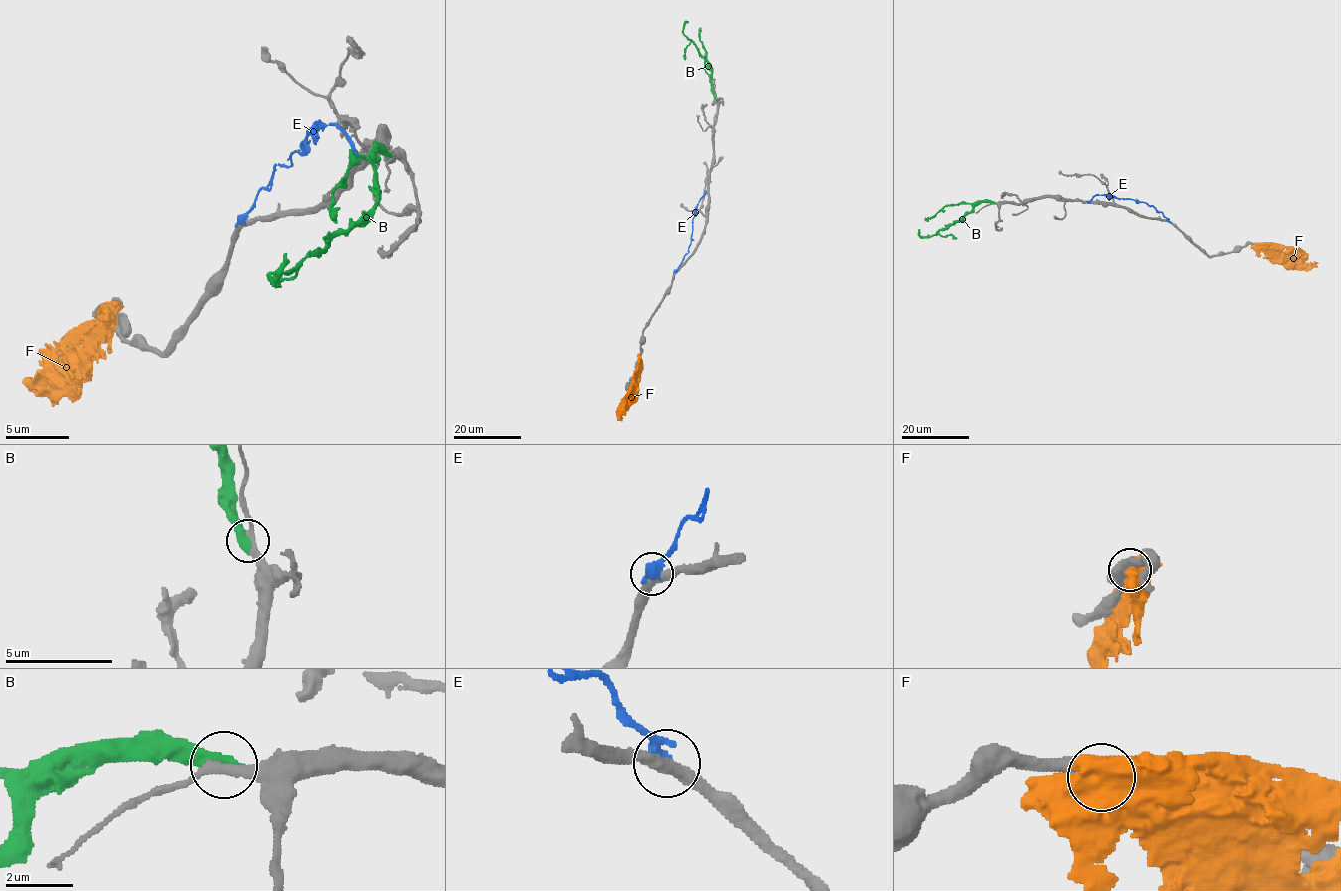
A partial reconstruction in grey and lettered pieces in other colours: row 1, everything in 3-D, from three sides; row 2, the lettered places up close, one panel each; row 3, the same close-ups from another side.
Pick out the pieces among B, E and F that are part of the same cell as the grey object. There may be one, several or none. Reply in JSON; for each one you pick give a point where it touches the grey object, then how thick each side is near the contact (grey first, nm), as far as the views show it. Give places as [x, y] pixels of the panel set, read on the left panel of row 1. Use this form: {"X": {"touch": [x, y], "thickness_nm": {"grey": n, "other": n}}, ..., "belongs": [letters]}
{"B": {"touch": [390, 154], "thickness_nm": {"grey": 260, "other": 500}}, "belongs": ["B"]}

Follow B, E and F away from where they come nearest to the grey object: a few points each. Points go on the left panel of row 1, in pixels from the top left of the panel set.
B: (391, 154), (378, 151), (375, 202), (322, 249), (312, 249), (271, 280), (287, 252)
E: (240, 221), (277, 164), (290, 164), (306, 139), (322, 126), (337, 126), (356, 154)
F: (104, 309), (104, 324), (47, 378), (29, 391)

